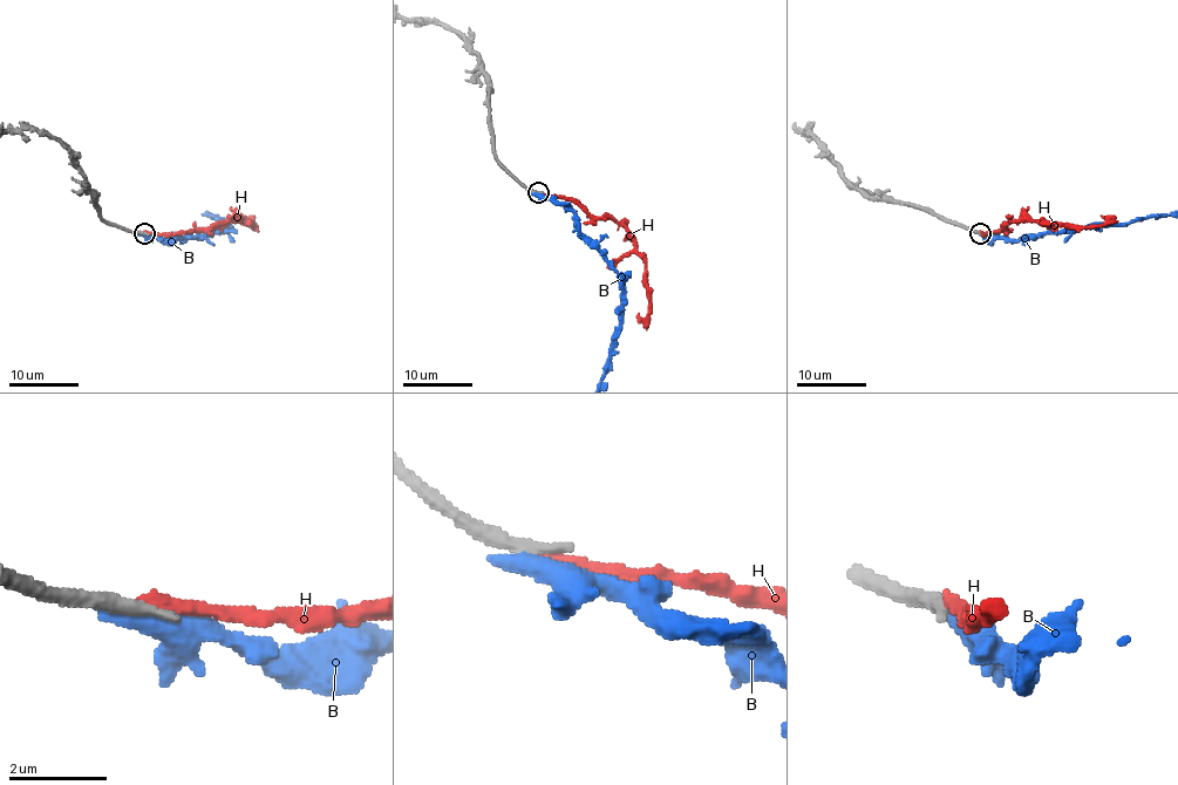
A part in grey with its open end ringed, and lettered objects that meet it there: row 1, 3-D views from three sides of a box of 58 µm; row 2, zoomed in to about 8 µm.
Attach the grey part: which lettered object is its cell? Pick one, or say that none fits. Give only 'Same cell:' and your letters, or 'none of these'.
Same cell: none of these

